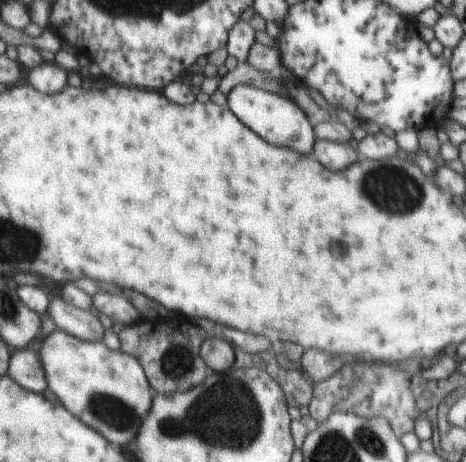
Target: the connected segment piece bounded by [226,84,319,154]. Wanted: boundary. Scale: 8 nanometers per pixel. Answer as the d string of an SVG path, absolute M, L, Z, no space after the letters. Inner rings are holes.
M247 84L235 86L226 96L227 106L251 126L257 134L263 134L267 142L275 142L277 146L291 146L299 150L301 154L311 154L315 148L315 142L319 139L316 130L311 126L307 114L287 96L275 94L265 89Z

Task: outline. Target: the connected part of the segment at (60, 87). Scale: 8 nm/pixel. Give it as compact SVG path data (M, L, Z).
M48 61L43 62L41 66L35 66L27 74L28 83L45 92L45 94L59 94L67 88L69 84L68 71L58 66L56 63Z

